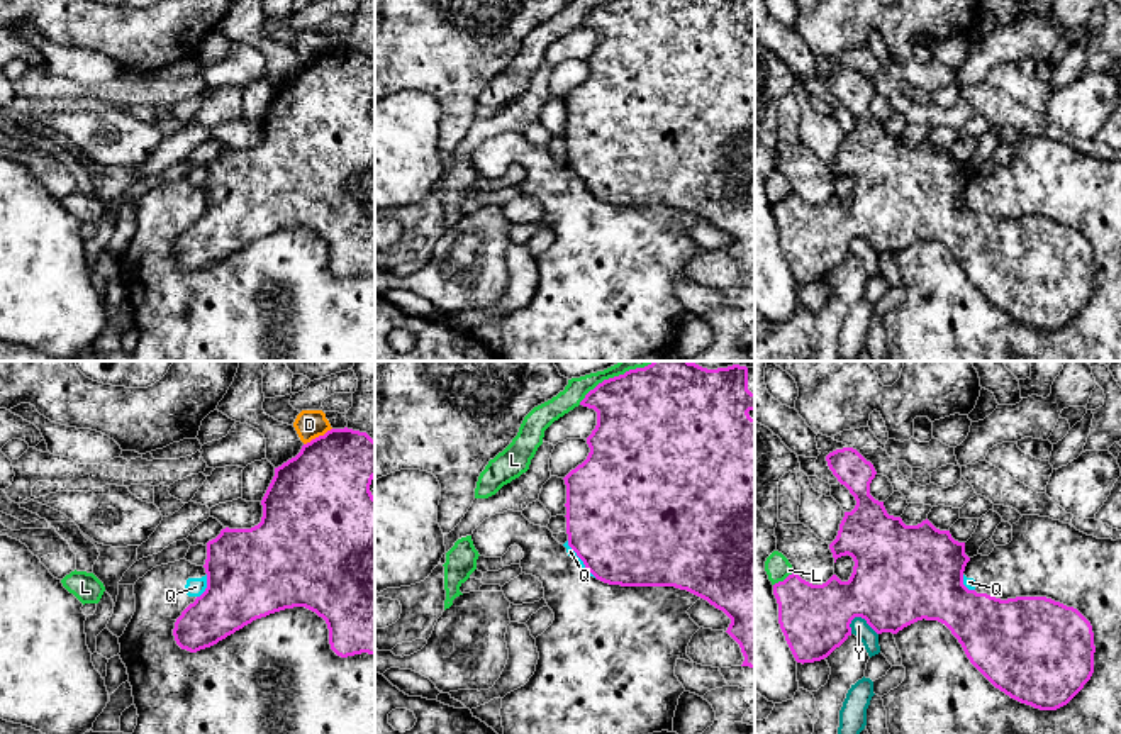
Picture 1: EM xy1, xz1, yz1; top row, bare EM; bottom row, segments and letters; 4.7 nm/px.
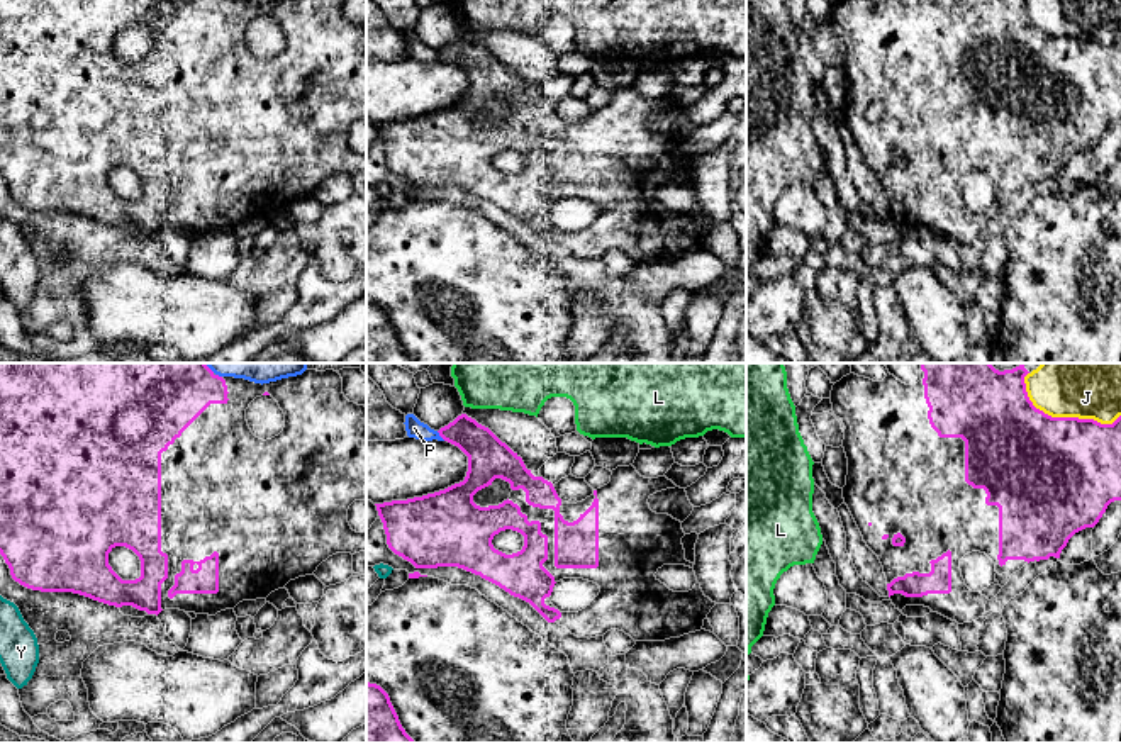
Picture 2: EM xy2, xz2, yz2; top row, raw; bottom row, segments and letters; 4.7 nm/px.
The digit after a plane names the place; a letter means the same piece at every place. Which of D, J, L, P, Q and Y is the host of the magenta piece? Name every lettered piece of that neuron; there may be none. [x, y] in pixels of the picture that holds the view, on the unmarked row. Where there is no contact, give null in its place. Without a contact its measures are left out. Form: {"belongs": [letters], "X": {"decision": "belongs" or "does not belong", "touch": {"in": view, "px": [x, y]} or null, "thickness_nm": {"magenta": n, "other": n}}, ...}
{"belongs": [], "D": {"decision": "does not belong", "touch": {"in": "xy1", "px": [319, 56]}, "thickness_nm": {"magenta": 420, "other": 140}}, "J": {"decision": "does not belong", "touch": {"in": "yz2", "px": [1065, 38]}, "thickness_nm": {"magenta": 500, "other": 190}}, "L": {"decision": "does not belong", "touch": {"in": "xz1", "px": [591, 11]}, "thickness_nm": {"magenta": 360, "other": 110}}, "P": {"decision": "does not belong", "touch": {"in": "xz2", "px": [441, 56]}, "thickness_nm": {"magenta": 200, "other": 90}}, "Q": {"decision": "does not belong", "touch": {"in": "xz1", "px": [580, 178]}, "thickness_nm": {"magenta": 500, "other": 40}}, "Y": {"decision": "does not belong", "touch": {"in": "yz1", "px": [864, 238]}, "thickness_nm": {"magenta": 440, "other": 80}}}

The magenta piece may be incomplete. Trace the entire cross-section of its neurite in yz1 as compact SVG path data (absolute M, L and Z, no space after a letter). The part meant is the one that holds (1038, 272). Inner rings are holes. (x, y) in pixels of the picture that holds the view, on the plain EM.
M843 68L826 76L828 86L841 105L855 117L856 125L845 132L836 159L829 164L834 183L841 176L855 181L848 202L833 195L823 205L812 205L789 195L773 205L778 224L778 244L797 283L814 283L828 278L851 256L851 241L862 237L877 253L897 254L917 241L938 241L945 244L962 264L970 283L1001 312L1011 319L1040 331L1057 331L1067 325L1090 300L1094 293L1094 253L1090 242L1074 227L1067 227L1046 217L1016 217L1001 220L987 214L977 214L963 205L963 192L970 178L965 163L951 158L950 151L936 149L928 139L917 146L906 146L901 137L889 136L884 122L870 115L870 103L877 92L856 70Z

